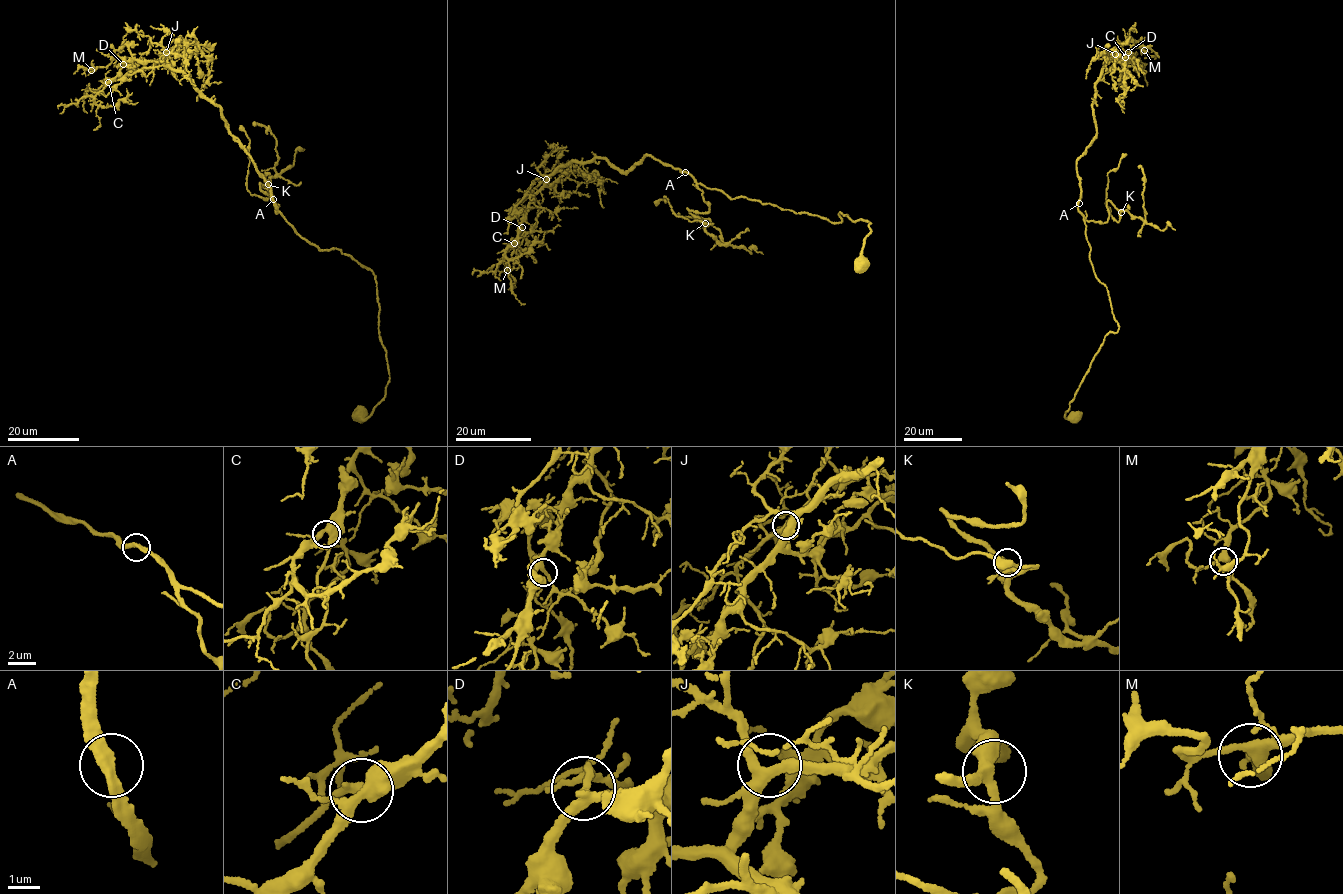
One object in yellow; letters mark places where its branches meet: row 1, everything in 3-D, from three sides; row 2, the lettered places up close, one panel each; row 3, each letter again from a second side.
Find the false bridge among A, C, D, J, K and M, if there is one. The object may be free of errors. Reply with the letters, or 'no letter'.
no letter

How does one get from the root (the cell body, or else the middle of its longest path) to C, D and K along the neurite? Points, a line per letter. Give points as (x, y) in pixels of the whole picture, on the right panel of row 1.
C: (1077, 208), (1081, 191), (1076, 163), (1096, 132), (1092, 105), (1094, 88), (1116, 53), (1123, 51), (1125, 57)
D: (1077, 208), (1081, 191), (1076, 163), (1096, 132), (1092, 105), (1094, 88), (1102, 70), (1116, 53), (1128, 52)
K: (1077, 208), (1087, 220), (1102, 223), (1107, 221), (1109, 216), (1108, 201), (1121, 212)

